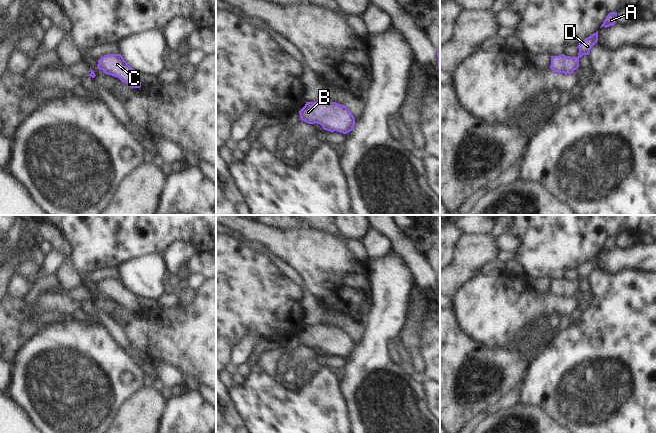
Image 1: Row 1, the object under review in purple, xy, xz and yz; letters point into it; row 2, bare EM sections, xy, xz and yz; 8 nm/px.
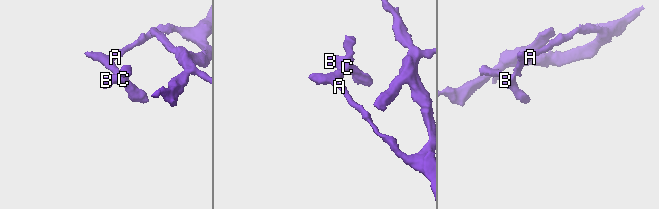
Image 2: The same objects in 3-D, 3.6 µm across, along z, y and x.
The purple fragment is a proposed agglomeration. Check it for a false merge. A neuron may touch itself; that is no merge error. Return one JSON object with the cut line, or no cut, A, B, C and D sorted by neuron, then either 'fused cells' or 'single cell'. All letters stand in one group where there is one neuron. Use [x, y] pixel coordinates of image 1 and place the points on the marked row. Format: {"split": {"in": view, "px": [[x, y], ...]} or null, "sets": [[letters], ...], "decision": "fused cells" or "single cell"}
{"split": null, "sets": [["A", "B", "C", "D"]], "decision": "single cell"}

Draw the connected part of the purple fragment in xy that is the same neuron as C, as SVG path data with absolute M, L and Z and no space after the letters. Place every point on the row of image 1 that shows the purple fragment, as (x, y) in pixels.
M107 54L98 60L97 68L105 74L119 78L131 88L140 88L141 82L136 72L121 54Z

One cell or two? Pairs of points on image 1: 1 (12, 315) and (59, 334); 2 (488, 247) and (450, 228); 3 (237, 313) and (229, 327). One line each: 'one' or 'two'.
1: two
2: two
3: one

